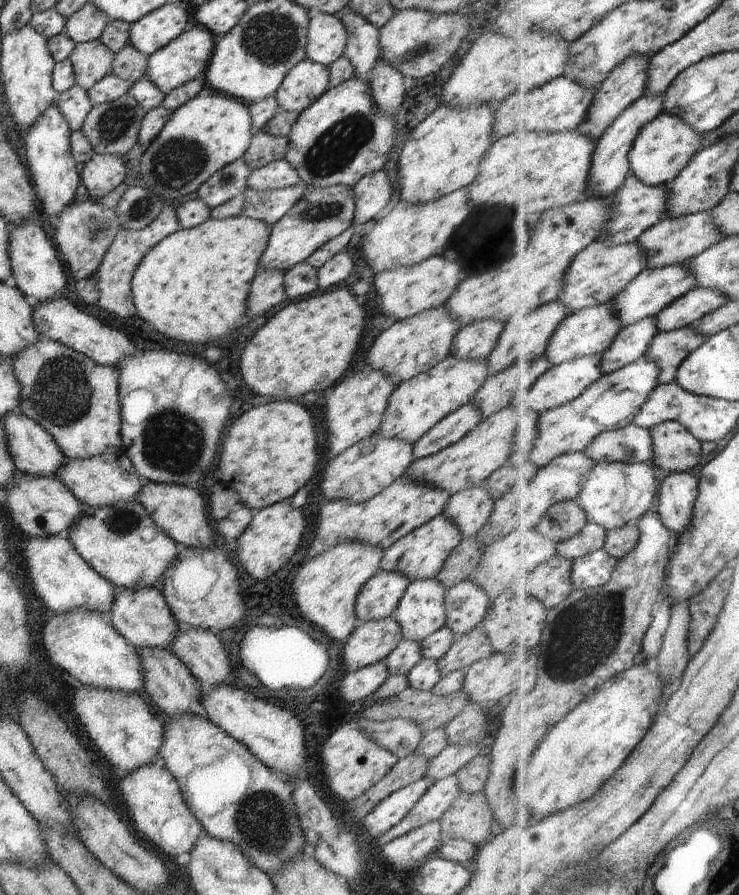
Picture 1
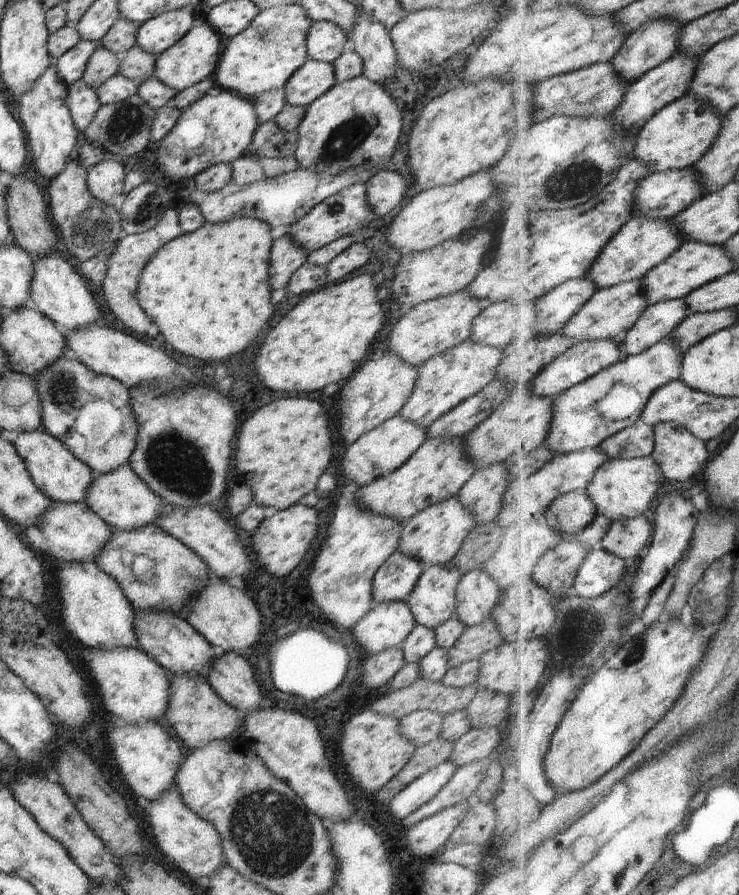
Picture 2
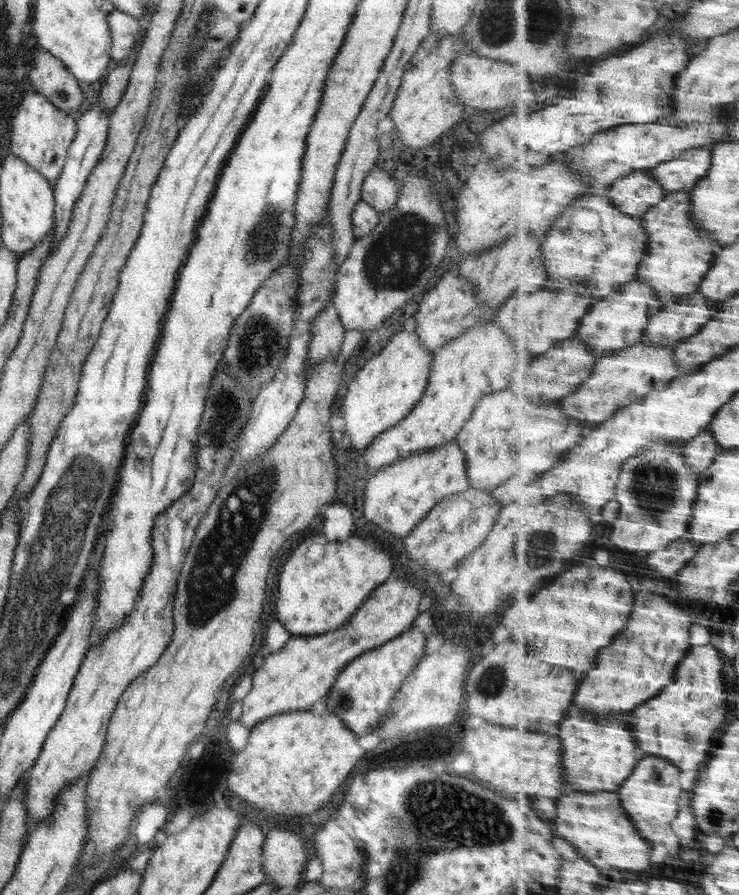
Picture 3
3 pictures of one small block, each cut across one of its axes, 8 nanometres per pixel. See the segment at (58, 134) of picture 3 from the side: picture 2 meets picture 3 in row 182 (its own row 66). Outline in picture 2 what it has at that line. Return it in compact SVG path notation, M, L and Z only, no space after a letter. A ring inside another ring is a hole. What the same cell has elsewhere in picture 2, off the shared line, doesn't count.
M54 64L50 65L33 87L18 98L20 101L20 120L27 140L29 153L32 154L34 168L48 180L52 180L67 165L78 140L79 130L72 120L66 104L68 86L57 73Z

